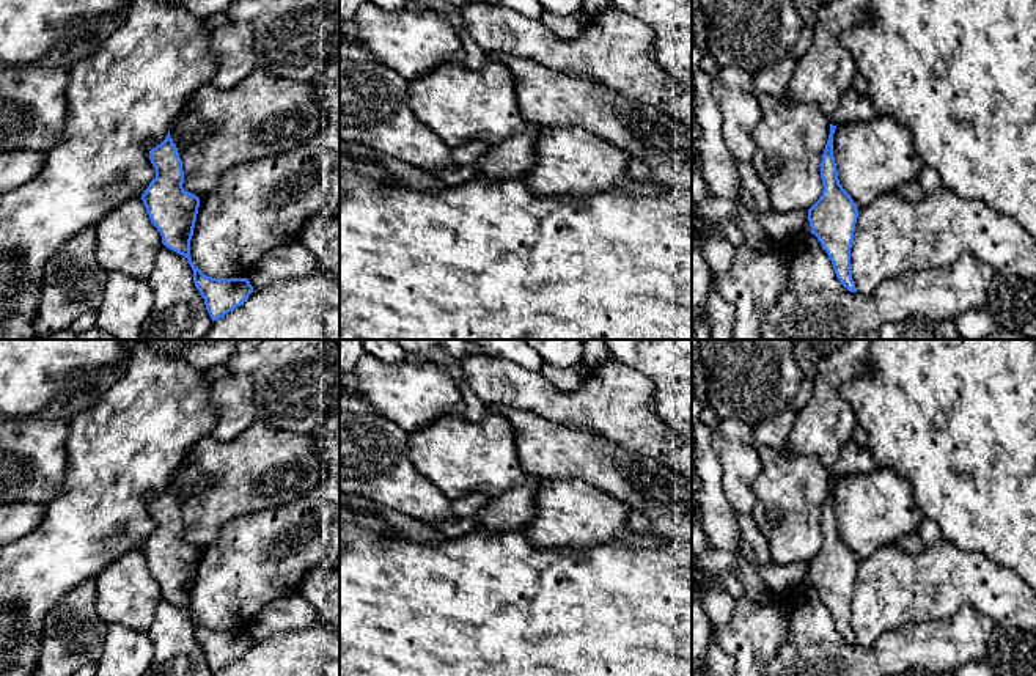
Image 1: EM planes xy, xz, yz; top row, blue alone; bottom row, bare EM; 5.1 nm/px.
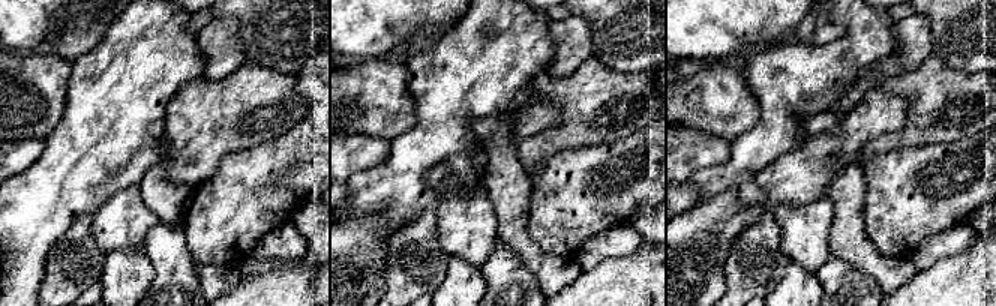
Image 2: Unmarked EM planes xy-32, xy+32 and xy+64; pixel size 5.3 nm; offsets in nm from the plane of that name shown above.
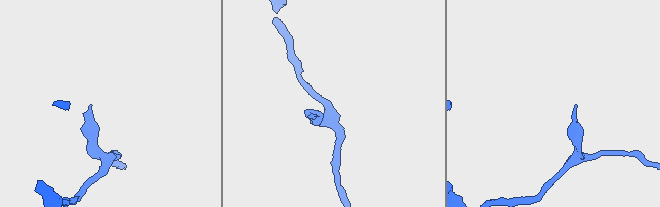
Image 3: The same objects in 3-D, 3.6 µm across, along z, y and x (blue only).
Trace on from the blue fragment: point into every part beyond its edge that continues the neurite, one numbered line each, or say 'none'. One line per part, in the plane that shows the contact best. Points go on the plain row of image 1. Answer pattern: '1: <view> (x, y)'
none

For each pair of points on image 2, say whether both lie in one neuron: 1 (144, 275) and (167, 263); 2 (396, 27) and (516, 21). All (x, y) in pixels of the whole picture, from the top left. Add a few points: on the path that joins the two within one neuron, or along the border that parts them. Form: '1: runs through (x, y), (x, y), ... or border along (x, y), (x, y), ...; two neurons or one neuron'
1: border along (146, 252), (153, 272), (149, 290); two neurons
2: border along (464, 15), (429, 41); two neurons

